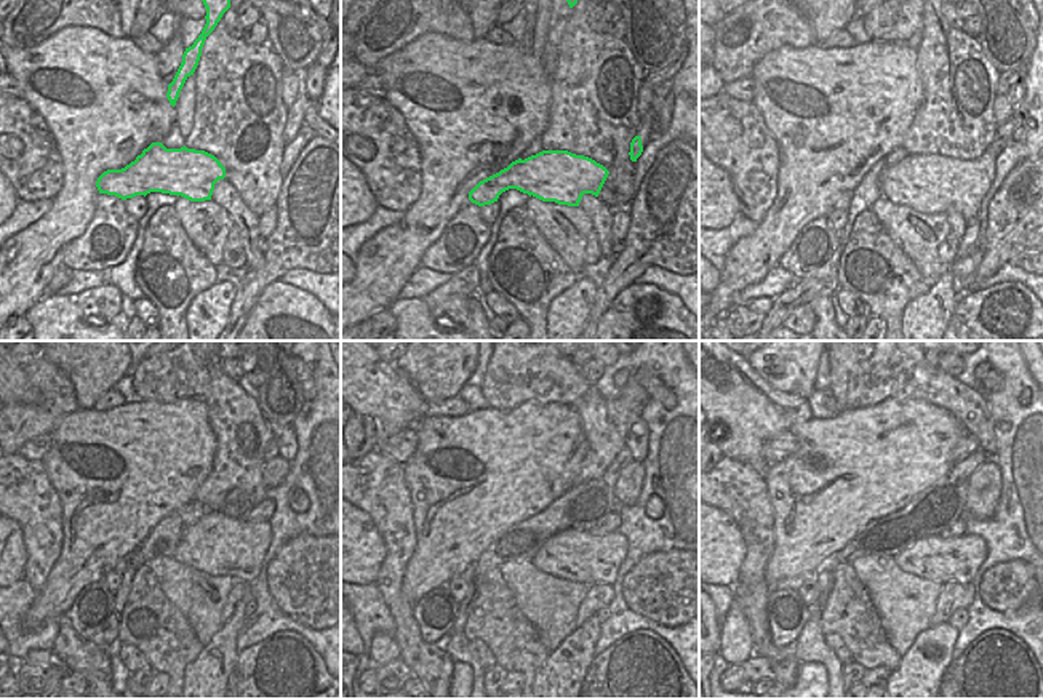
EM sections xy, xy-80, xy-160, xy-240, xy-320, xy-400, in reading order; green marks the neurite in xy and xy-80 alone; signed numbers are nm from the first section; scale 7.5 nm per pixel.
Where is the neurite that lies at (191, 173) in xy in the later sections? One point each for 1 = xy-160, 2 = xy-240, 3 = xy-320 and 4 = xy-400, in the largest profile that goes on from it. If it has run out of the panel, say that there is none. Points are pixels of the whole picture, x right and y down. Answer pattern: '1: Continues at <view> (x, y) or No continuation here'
1: Continues at xy-160 (928, 183)
2: Continues at xy-240 (219, 546)
3: Continues at xy-320 (576, 555)
4: Continues at xy-400 (941, 560).

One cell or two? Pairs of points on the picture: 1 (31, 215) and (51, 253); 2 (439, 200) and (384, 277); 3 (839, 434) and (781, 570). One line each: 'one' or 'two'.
1: two
2: one
3: one

